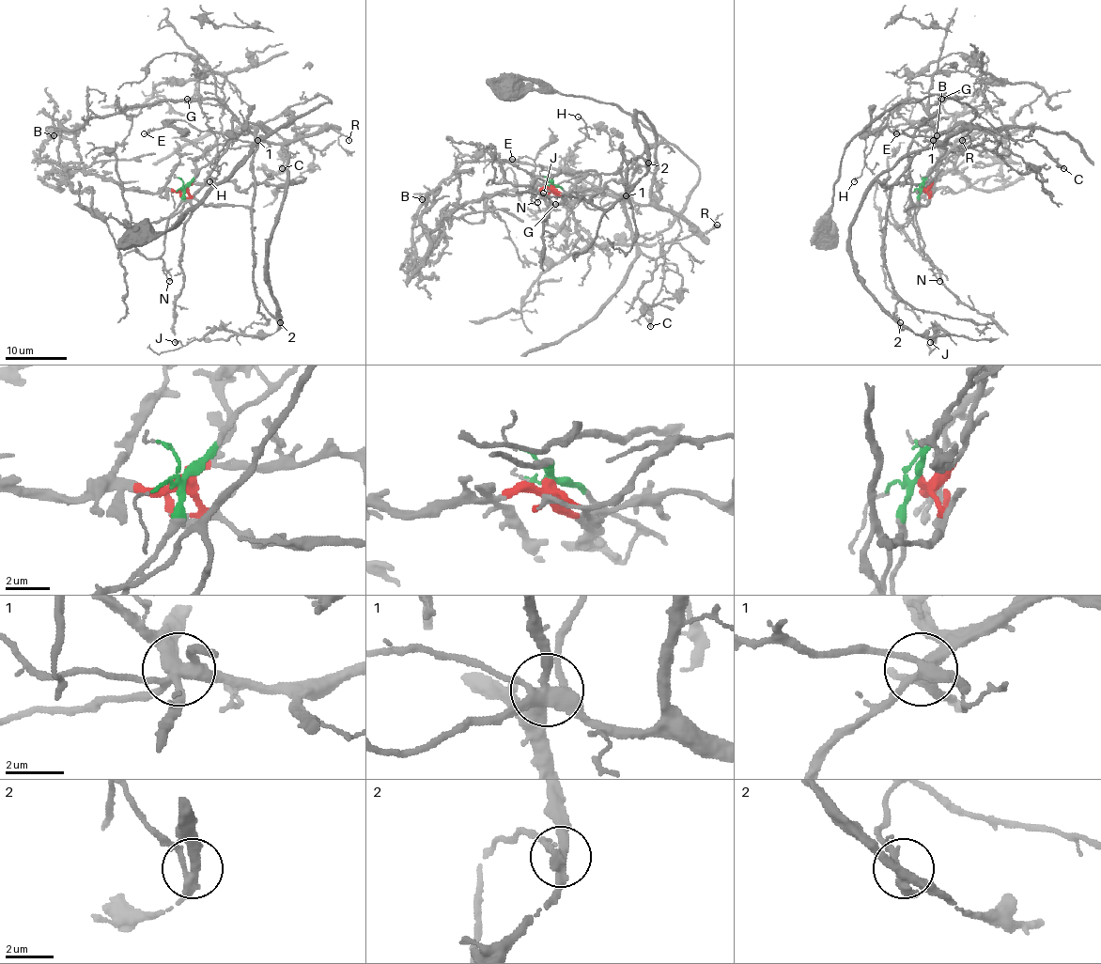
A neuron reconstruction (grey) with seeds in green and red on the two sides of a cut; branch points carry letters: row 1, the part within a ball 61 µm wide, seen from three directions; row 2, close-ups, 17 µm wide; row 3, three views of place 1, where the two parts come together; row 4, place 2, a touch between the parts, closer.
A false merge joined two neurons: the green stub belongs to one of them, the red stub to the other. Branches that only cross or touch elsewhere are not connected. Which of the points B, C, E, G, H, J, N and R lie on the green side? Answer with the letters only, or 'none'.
C, E, H, J, N, R

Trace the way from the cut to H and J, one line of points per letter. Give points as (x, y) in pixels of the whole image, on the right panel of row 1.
H: (923, 187), (923, 178), (946, 148), (931, 137), (898, 134), (886, 123), (866, 137), (861, 175), (854, 180)
J: (923, 187), (946, 149), (937, 140), (876, 180), (850, 245), (881, 305), (914, 334), (946, 334), (931, 343)

